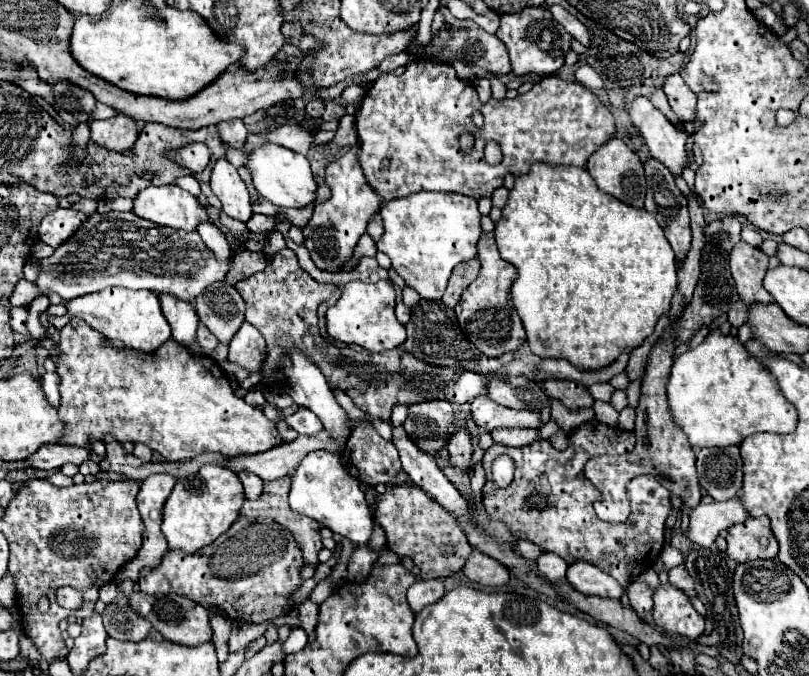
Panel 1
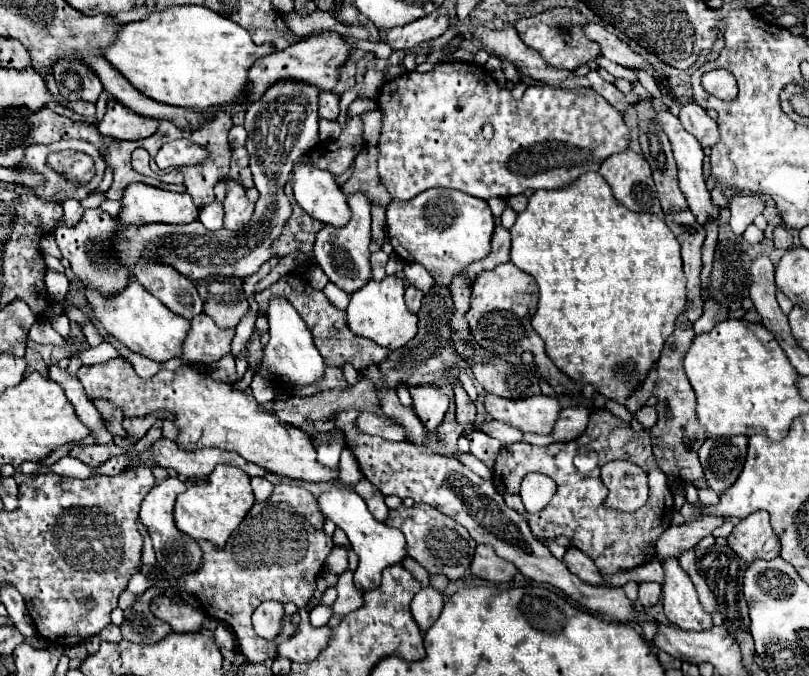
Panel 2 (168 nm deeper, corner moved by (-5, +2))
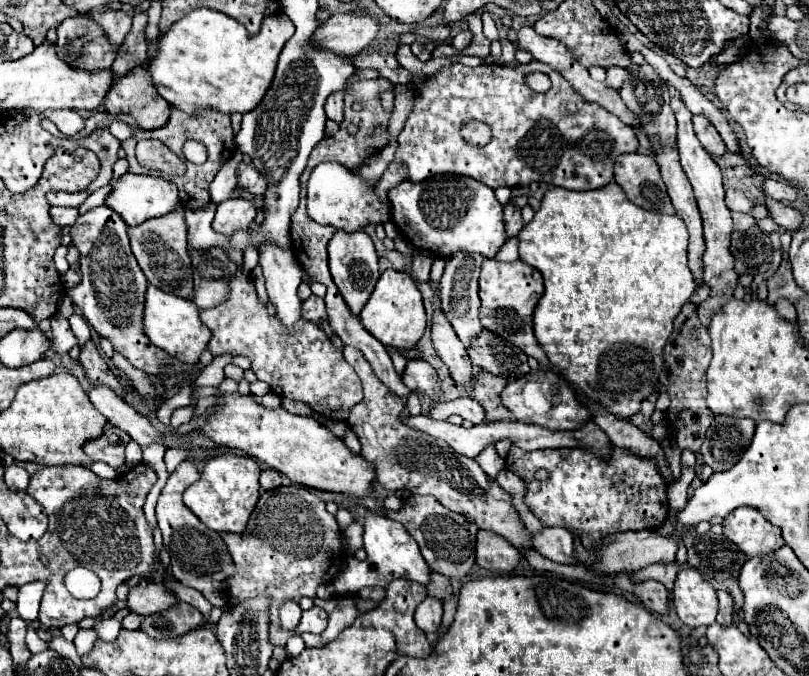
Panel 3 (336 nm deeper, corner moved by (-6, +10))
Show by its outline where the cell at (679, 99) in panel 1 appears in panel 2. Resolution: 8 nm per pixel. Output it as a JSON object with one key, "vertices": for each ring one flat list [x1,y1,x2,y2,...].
{"vertices":[[696,101,682,103,678,117,682,125,688,129,688,133,692,133,700,141,702,147,712,147,718,141,720,135,718,135,716,121,710,119]]}

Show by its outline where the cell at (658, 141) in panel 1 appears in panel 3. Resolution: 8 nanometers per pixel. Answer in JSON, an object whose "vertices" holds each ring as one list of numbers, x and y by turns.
{"vertices":[[673,97,671,99,671,107,673,113,677,117,677,145,679,145,679,155,681,155,681,165,683,171,687,173,693,191,695,191,695,199,699,205,699,213,703,219,703,239,705,239,705,251,703,251,703,283,709,287,709,299,703,301,697,307,697,317,699,321,709,327,711,323,711,315,717,313,731,297,733,291,737,287,739,275,735,273,735,259,729,251,731,247,731,211,727,209,725,201,723,201,723,185,721,185,721,169,719,165,715,165,715,161,711,159,709,153,705,153,705,149,701,147,695,131,693,131,693,123,691,117,693,113,685,107,685,103,681,101,681,97]]}

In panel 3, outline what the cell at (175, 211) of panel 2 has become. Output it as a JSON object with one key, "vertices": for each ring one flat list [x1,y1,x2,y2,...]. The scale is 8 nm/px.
{"vertices":[[125,173,119,179,111,179,111,193,105,199,105,205,111,207,115,213,121,215,121,219,127,225,139,225,145,219,159,217,169,213,169,209,179,207,179,197,177,197,177,185,171,181,165,181,161,177,151,177,151,175,133,175]]}

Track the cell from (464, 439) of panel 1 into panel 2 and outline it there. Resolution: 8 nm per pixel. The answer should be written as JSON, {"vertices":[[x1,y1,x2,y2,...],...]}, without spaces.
{"vertices":[[460,383,454,385,456,395,456,421,464,429,464,435,470,435,474,431,474,419,476,419,476,405,468,399,466,391]]}

